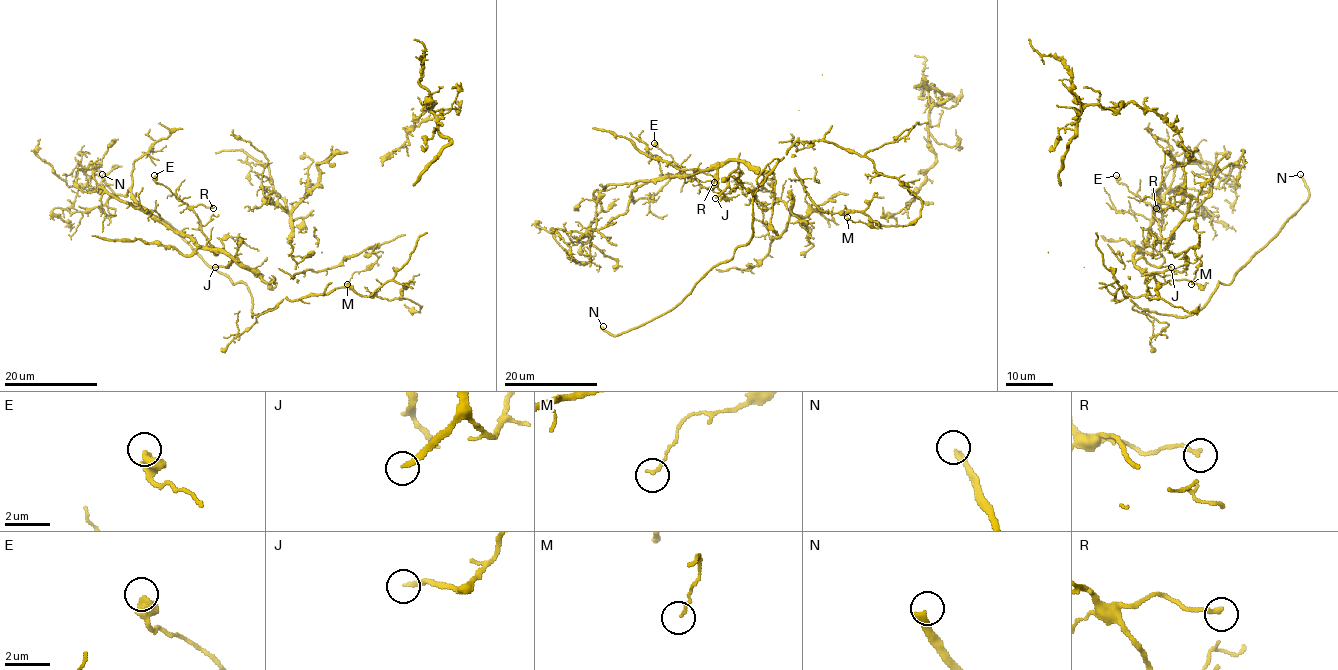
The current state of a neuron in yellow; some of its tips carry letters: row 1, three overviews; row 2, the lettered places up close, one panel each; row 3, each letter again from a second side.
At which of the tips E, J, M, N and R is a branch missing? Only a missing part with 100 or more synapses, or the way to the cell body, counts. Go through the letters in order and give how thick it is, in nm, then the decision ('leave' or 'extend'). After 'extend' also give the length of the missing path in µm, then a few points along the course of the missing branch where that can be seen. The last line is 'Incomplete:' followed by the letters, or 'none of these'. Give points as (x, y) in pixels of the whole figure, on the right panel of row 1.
E: 320 nm thick; leave
J: 240 nm thick; extend; about 60 µm are missing; missing branch runs (1171, 267), (1179, 272), (1191, 267), (1185, 248), (1172, 246), (1217, 238), (1220, 260), (1204, 297), (1208, 306)
M: 110 nm thick; leave
N: 320 nm thick; extend; about 30 µm are missing; missing branch runs (1300, 174), (1299, 147), (1285, 130), (1285, 120), (1268, 92)
R: 200 nm thick; leave
Incomplete: J, N

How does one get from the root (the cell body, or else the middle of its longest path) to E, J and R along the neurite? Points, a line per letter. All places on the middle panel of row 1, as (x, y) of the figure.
E: (739, 180), (733, 191), (728, 176), (737, 161), (727, 160), (717, 169), (717, 185), (703, 187), (654, 143)
J: (739, 180), (734, 191), (724, 188), (715, 198)
R: (739, 180), (733, 191), (728, 176), (736, 160), (717, 169), (716, 186), (703, 187), (693, 178), (714, 182)

